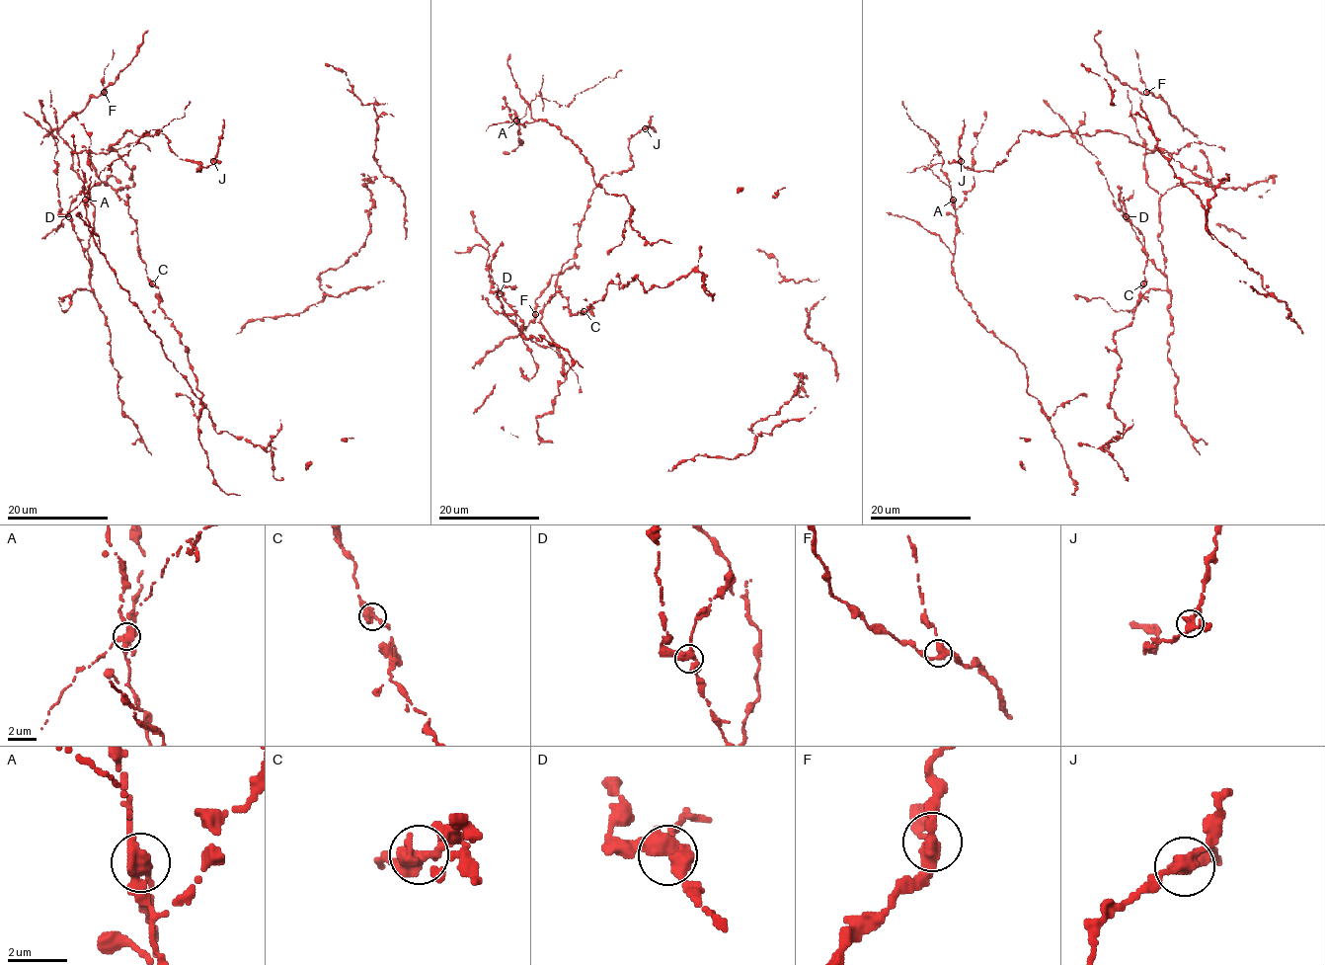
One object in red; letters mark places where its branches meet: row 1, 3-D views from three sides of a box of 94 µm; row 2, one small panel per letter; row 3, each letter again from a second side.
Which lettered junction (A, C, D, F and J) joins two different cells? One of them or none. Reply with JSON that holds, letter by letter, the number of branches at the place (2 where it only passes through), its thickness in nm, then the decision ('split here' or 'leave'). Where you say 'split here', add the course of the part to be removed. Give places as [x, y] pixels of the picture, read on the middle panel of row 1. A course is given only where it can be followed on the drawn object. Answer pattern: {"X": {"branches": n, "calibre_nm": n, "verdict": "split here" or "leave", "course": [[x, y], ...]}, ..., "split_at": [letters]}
{"A": {"branches": 3, "calibre_nm": 400, "verdict": "split here", "course": [[516, 120], [525, 115], [538, 92], [542, 98], [567, 106], [578, 93], [605, 78], [614, 78], [622, 70]]}, "C": {"branches": 3, "calibre_nm": 360, "verdict": "leave"}, "D": {"branches": 3, "calibre_nm": 360, "verdict": "leave"}, "F": {"branches": 3, "calibre_nm": 360, "verdict": "leave"}, "J": {"branches": 3, "calibre_nm": 360, "verdict": "leave"}, "split_at": ["A"]}

